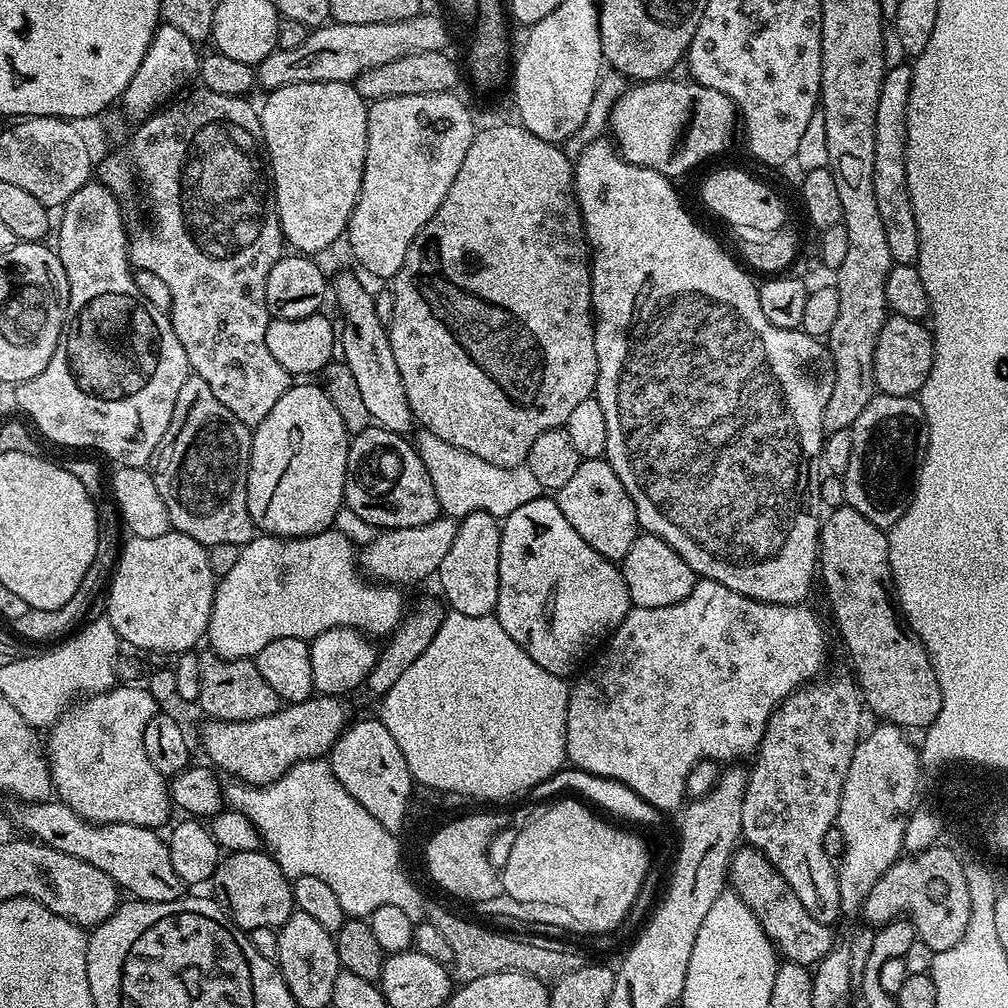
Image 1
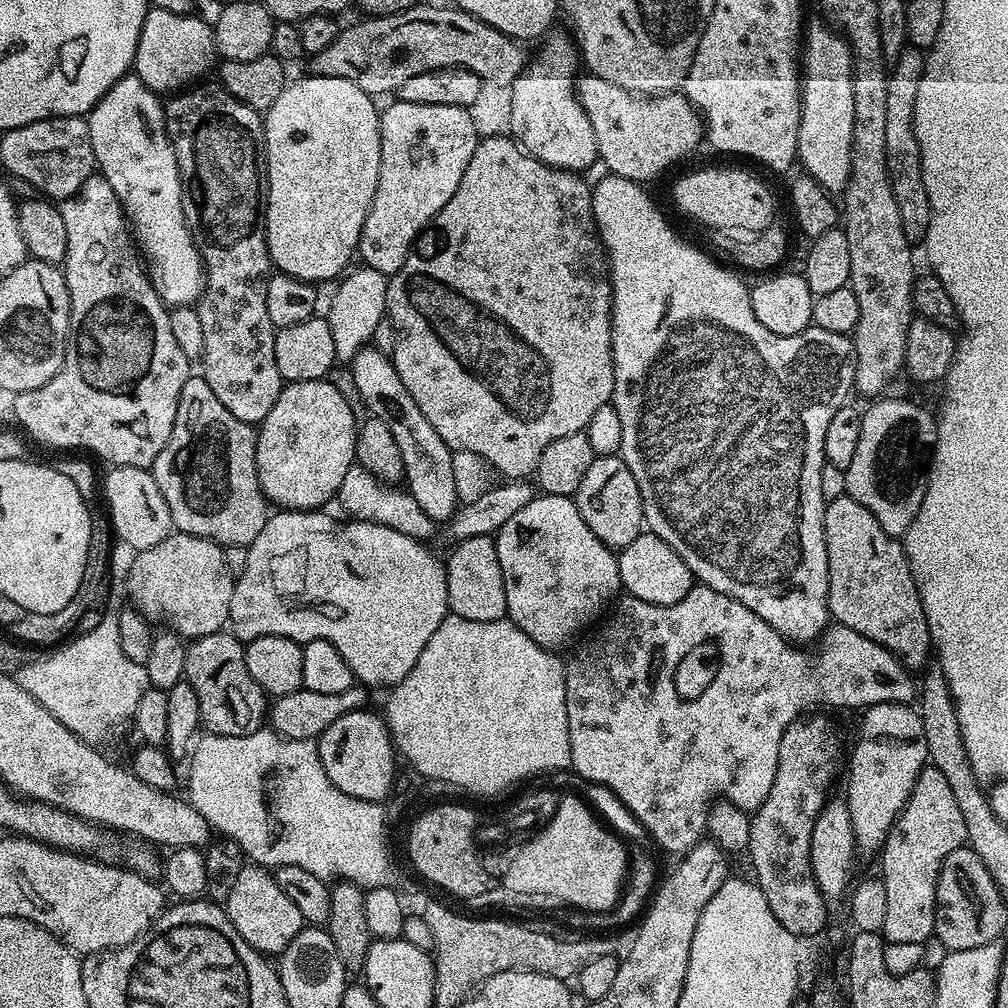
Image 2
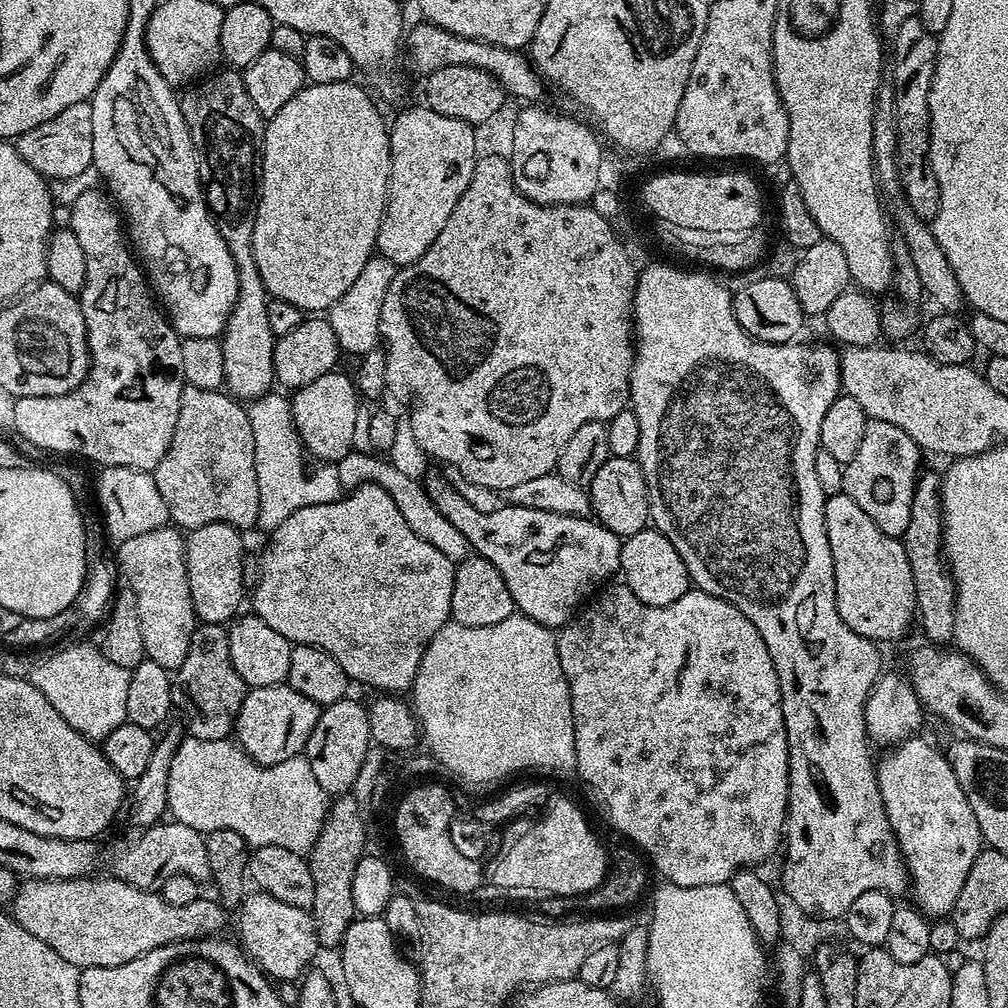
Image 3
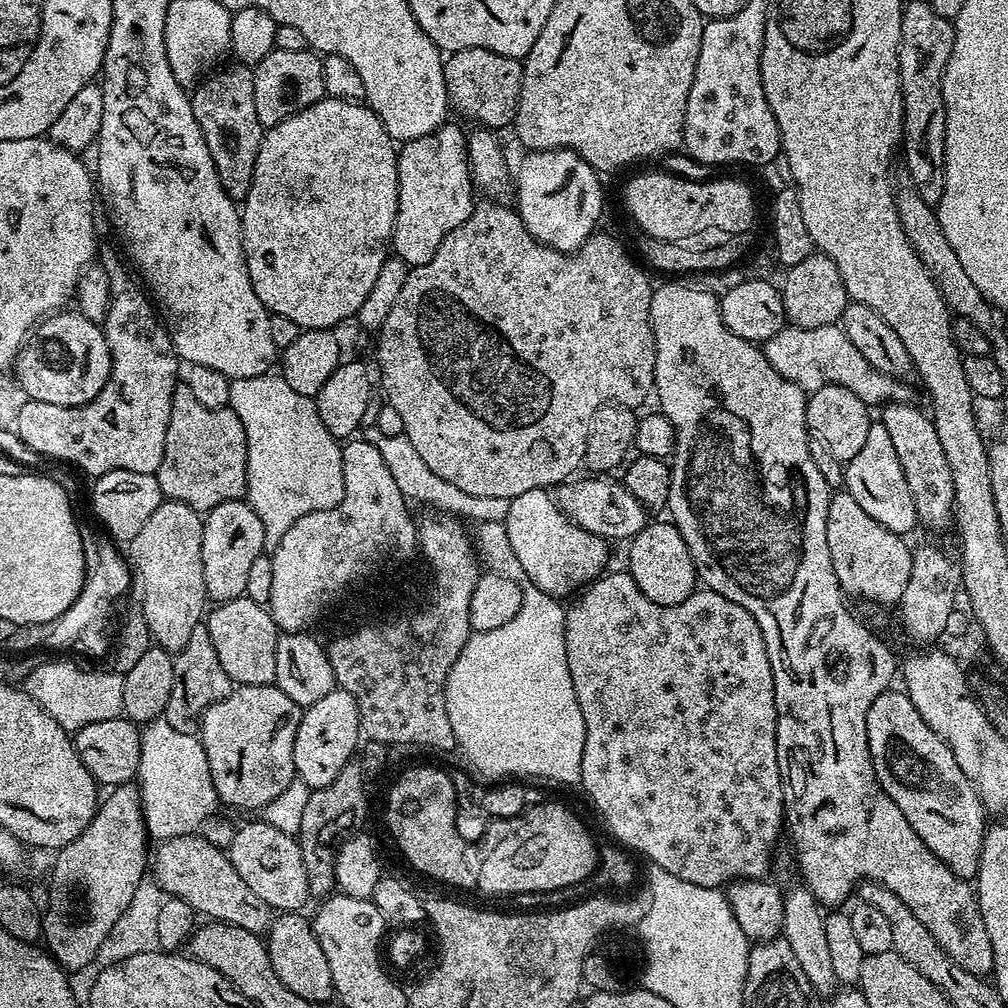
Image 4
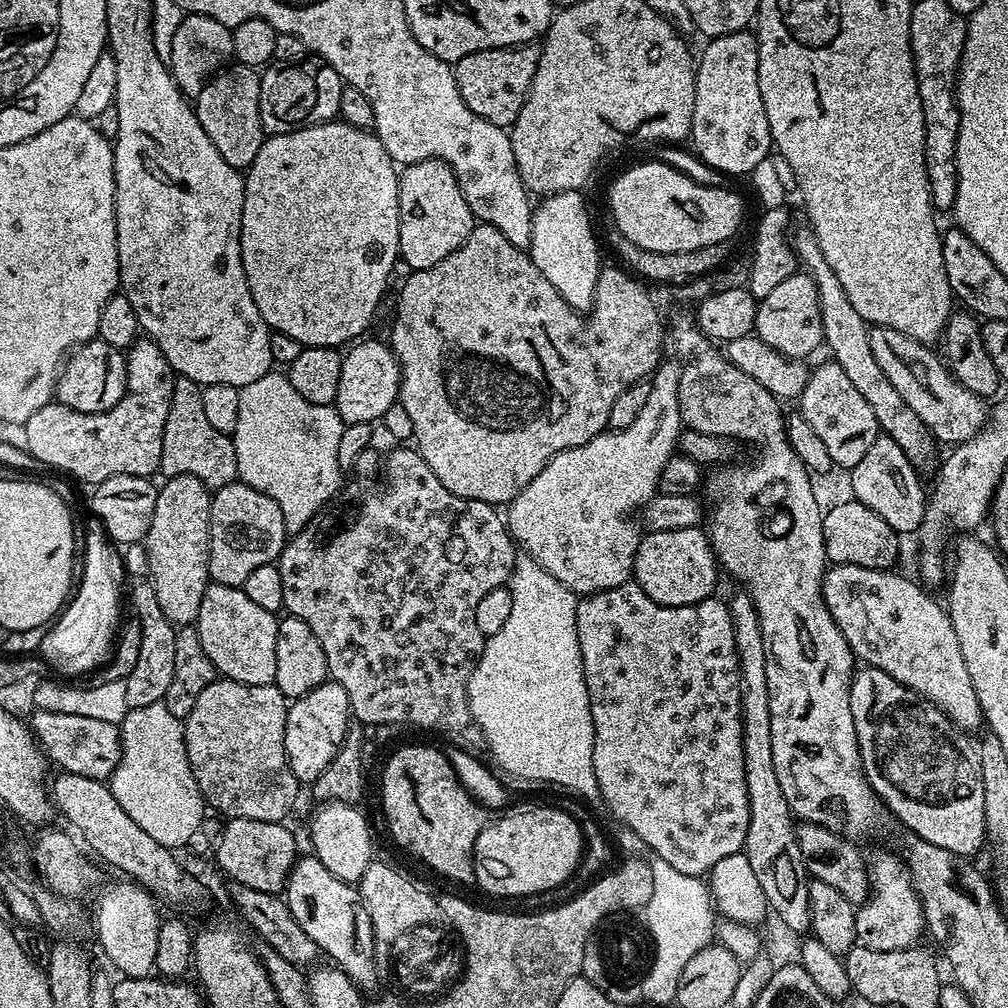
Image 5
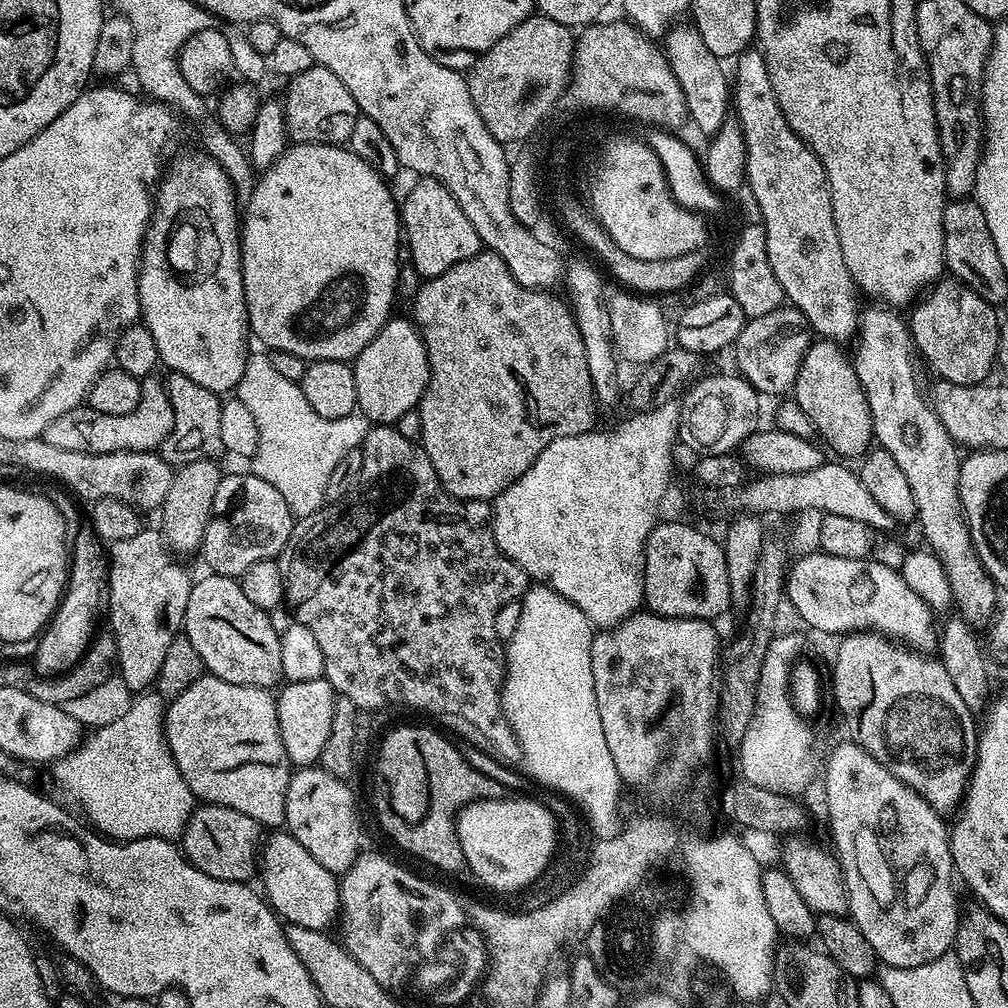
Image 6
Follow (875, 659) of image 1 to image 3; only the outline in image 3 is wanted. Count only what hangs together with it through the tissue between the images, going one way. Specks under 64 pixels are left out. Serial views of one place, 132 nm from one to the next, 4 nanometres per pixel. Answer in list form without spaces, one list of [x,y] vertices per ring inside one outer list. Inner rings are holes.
[[[844,491],[825,499],[824,525],[834,562],[836,605],[842,622],[854,634],[873,642],[902,639],[917,615],[914,574],[910,574],[903,539],[882,534],[874,526],[874,518]]]

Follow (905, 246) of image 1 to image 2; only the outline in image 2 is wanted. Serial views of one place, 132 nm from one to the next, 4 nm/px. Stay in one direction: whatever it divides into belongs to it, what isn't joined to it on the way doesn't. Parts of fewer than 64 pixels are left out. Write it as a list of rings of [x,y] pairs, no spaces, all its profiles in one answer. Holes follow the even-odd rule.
[[[905,46],[890,66],[886,86],[886,166],[890,174],[890,186],[894,190],[894,202],[898,202],[902,230],[906,230],[906,238],[913,246],[923,241],[930,226],[930,198],[922,182],[922,162],[918,138],[914,134],[914,101],[918,99],[918,82],[925,75],[925,59],[921,49]]]

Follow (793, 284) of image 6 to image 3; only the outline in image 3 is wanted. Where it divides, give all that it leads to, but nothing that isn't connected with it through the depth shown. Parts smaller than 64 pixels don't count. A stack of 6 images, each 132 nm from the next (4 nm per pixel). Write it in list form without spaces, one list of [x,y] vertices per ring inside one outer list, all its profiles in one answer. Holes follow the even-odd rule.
[[[925,471],[916,481],[914,506],[910,508],[910,523],[903,534],[910,574],[914,574],[918,628],[924,631],[924,640],[937,646],[948,646],[954,640],[956,625],[956,581],[944,558],[944,511],[940,505],[939,475]]]

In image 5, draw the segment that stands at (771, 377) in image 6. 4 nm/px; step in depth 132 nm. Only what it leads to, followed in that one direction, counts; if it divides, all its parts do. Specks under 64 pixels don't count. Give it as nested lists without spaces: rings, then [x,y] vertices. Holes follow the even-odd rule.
[[[797,270],[793,276],[786,278],[786,282],[774,286],[774,290],[770,290],[770,294],[766,294],[766,298],[757,303],[754,335],[762,338],[764,344],[793,358],[808,358],[804,356],[824,344],[818,286],[807,272]]]

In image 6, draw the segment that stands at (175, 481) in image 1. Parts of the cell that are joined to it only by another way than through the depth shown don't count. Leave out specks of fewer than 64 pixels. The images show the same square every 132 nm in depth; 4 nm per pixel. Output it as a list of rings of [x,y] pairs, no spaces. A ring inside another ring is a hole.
[[[172,372],[169,377],[167,377],[166,383],[174,410],[174,426],[164,439],[163,444],[160,445],[159,456],[173,466],[223,457],[225,451],[220,437],[222,434],[220,425],[221,397],[215,392],[206,390],[206,386],[198,386],[198,382],[177,372]]]

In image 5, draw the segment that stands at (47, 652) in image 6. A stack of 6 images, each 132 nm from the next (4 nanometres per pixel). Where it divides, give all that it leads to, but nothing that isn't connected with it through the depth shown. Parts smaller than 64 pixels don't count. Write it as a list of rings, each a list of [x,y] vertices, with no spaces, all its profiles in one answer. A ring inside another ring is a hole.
[[[96,519],[94,522],[94,526],[96,530],[92,530],[90,532],[90,540],[88,540],[88,556],[86,556],[86,578],[84,578],[84,586],[82,586],[82,592],[80,592],[80,596],[78,596],[78,600],[74,602],[74,606],[70,609],[70,614],[66,614],[64,616],[64,620],[60,622],[60,626],[56,628],[56,632],[54,632],[54,654],[64,654],[64,652],[68,652],[68,672],[70,675],[69,677],[72,678],[80,678],[83,672],[92,672],[95,673],[97,669],[101,667],[111,657],[114,651],[114,637],[117,635],[118,632],[118,624],[116,628],[116,619],[120,616],[120,560],[116,557],[117,549],[114,547],[113,541],[108,539],[108,533],[104,531],[103,524],[100,523],[99,520]]]

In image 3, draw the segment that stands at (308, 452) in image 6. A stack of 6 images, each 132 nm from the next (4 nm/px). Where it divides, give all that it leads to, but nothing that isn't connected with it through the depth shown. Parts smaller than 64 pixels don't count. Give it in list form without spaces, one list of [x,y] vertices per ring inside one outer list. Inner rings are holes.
[[[270,390],[264,396],[247,405],[250,430],[254,430],[254,466],[258,474],[258,518],[257,525],[271,530],[282,526],[290,514],[306,506],[329,504],[341,499],[339,470],[331,463],[324,462],[313,472],[304,465],[306,449],[296,432],[292,420],[292,406],[287,395]],[[277,392],[277,393],[276,393]]]

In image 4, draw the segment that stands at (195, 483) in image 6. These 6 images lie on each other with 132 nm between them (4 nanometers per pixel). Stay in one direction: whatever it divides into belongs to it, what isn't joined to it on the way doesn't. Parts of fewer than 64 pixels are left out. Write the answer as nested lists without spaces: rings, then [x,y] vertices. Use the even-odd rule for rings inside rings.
[[[165,499],[150,514],[142,530],[127,541],[126,556],[131,571],[140,579],[139,607],[144,610],[146,626],[150,630],[155,647],[165,648],[173,654],[186,646],[194,626],[206,616],[206,593],[202,574],[201,513],[177,500]],[[128,548],[128,552],[127,552]],[[132,559],[132,560],[131,560]]]

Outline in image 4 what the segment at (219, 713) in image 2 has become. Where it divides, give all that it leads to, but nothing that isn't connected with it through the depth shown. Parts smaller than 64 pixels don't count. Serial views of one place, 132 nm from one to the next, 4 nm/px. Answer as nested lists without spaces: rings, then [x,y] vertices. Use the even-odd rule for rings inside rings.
[[[202,622],[194,626],[186,646],[175,653],[172,661],[174,666],[174,686],[170,686],[170,702],[166,702],[163,719],[174,730],[192,732],[204,711],[226,698],[233,690],[232,679],[226,670],[222,670],[222,661],[214,650],[214,641],[210,639],[210,630],[207,623]]]

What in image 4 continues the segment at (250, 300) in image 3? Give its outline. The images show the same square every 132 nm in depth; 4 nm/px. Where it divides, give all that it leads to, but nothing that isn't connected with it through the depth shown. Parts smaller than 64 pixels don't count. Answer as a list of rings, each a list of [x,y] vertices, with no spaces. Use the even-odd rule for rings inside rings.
[[[239,62],[233,65],[233,68],[221,67],[197,84],[190,99],[194,118],[198,118],[198,126],[206,138],[210,158],[214,158],[214,166],[226,194],[231,200],[243,202],[254,178],[254,162],[258,158],[265,129],[260,127],[258,113],[254,110],[252,68]]]

